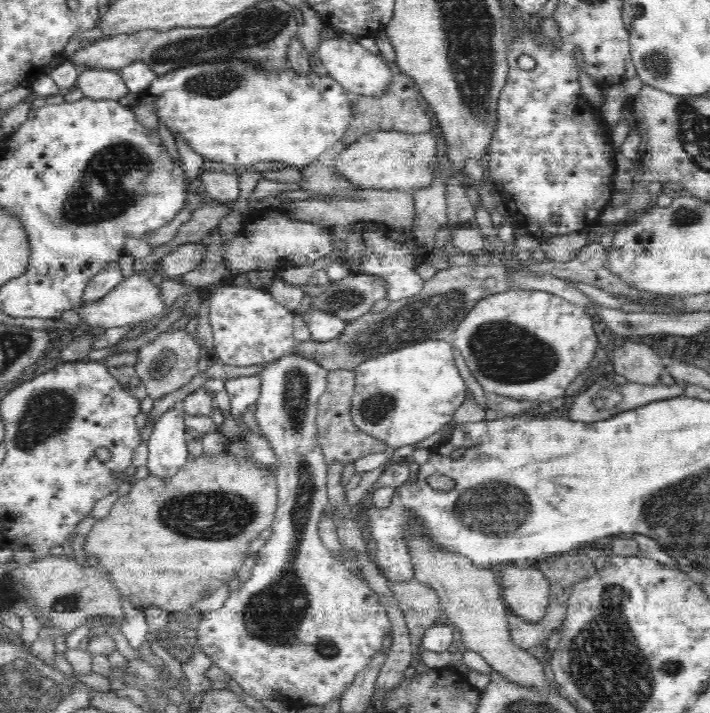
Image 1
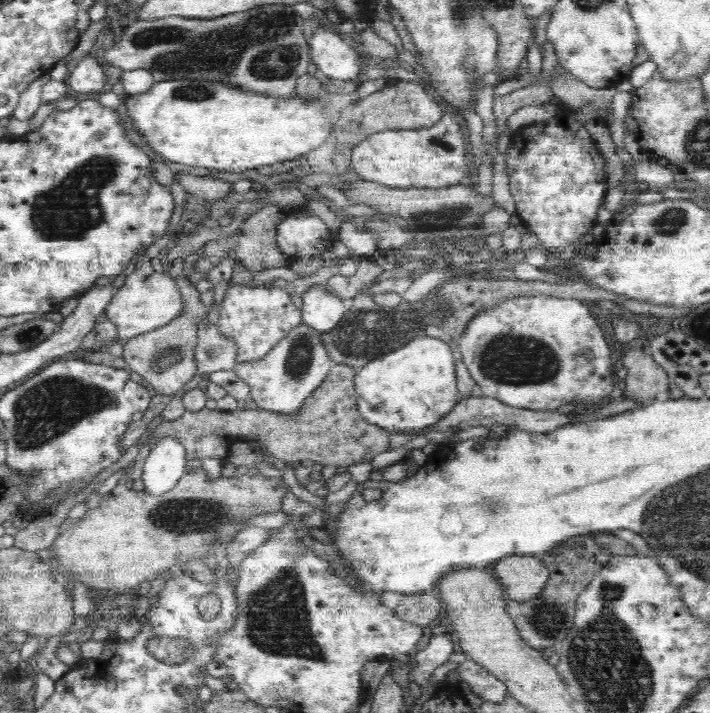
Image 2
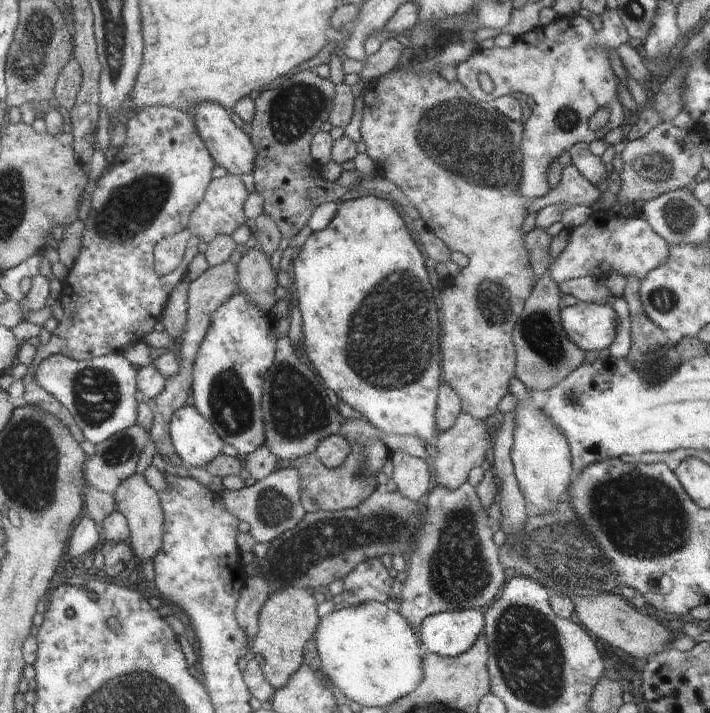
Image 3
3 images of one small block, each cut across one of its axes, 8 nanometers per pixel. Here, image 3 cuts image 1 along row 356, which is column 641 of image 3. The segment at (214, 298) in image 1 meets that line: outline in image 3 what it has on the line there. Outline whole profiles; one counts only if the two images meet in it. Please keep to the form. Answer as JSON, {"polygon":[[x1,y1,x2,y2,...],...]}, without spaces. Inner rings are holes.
{"polygon":[[637,213,636,217,612,218,612,220,594,220,591,217,578,227,571,228,570,236,567,246,557,258,551,261,551,265,547,270,550,278,558,287,565,281,580,277,594,277,602,281,613,269,621,272,626,279,630,275,636,275,640,282,644,277,648,276,650,271,659,267,669,255,670,244,665,240,665,237,661,237,657,232,654,232,649,223,638,216]]}

